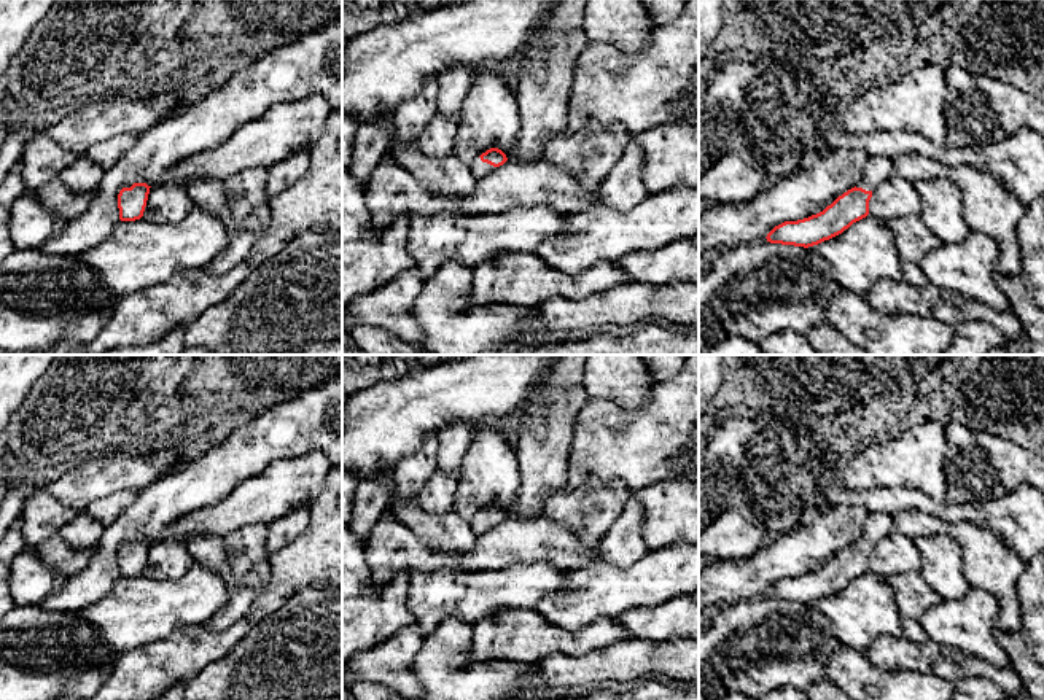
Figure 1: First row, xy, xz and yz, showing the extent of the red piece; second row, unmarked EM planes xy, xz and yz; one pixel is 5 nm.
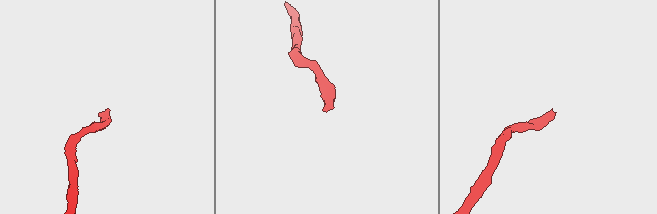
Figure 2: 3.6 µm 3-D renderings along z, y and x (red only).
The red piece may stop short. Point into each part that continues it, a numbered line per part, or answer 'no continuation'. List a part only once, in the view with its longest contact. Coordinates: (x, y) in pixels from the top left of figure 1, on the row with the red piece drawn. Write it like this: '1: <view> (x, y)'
1: xz (479, 169)

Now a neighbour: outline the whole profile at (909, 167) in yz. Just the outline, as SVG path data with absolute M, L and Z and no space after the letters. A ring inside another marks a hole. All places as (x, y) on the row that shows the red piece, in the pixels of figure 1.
M920 154L896 158L890 177L902 177L910 183L950 177L961 188L969 229L991 237L996 243L995 272L1019 277L1022 269L1019 223L1026 207L999 180L972 165L949 167Z

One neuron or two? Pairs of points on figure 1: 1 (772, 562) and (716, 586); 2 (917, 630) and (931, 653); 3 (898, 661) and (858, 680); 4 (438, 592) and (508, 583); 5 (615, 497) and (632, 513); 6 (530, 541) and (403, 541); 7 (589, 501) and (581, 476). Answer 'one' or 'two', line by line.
1: one
2: two
3: two
4: one
5: two
6: one
7: two

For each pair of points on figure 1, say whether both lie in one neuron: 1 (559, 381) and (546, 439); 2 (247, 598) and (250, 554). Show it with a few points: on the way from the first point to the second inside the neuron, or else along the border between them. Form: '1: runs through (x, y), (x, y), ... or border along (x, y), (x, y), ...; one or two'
1: runs through (559, 395), (559, 401), (546, 425); one
2: runs through (242, 587), (244, 565); one

